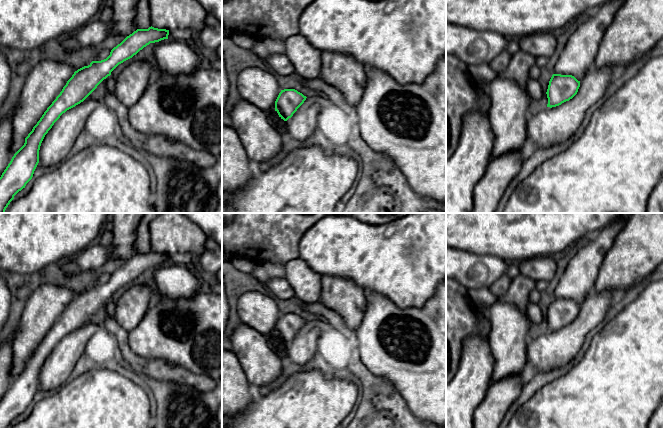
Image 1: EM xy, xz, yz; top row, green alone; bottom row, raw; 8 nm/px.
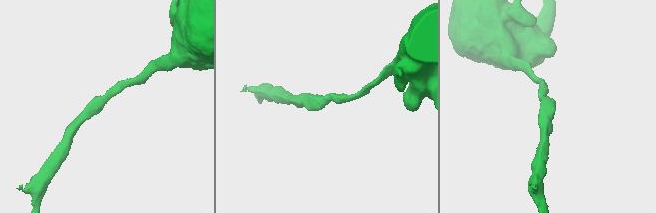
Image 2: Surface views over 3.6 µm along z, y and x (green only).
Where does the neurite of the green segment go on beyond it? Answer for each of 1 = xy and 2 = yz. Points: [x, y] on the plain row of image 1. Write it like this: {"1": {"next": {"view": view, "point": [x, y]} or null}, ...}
{"1": {"next": null}, "2": {"next": null}}

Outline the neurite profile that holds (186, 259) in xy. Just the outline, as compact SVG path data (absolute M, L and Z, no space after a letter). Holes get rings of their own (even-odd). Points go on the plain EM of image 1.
M189 252L169 255L168 263L189 266L195 259Z

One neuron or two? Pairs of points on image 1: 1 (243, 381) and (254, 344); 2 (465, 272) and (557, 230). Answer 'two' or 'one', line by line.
1: one
2: two

